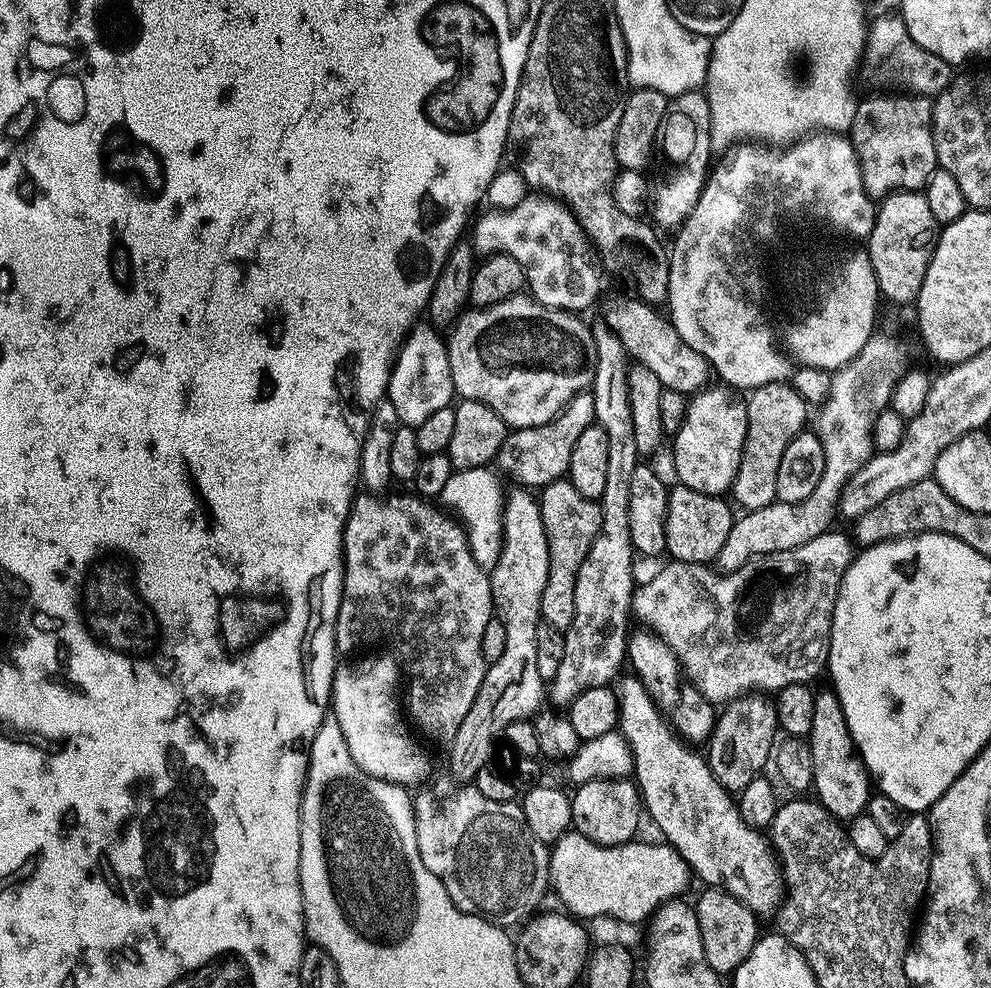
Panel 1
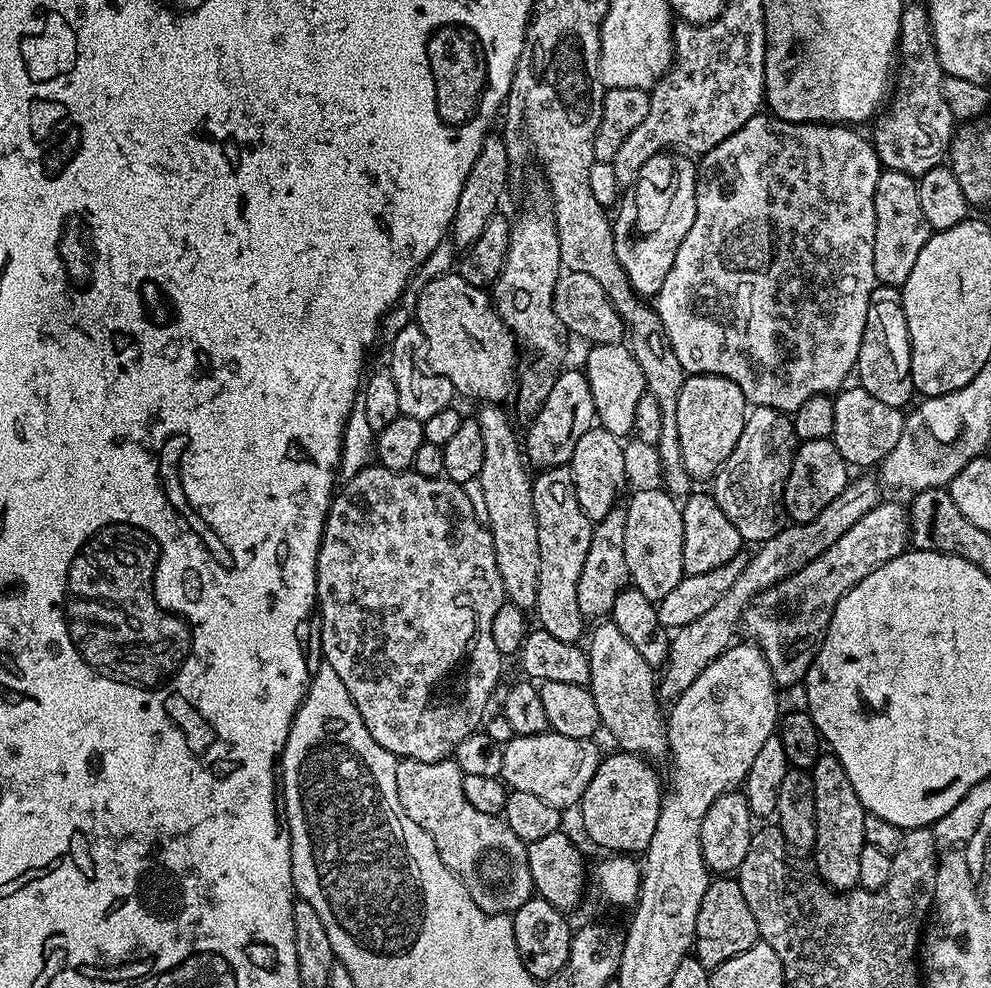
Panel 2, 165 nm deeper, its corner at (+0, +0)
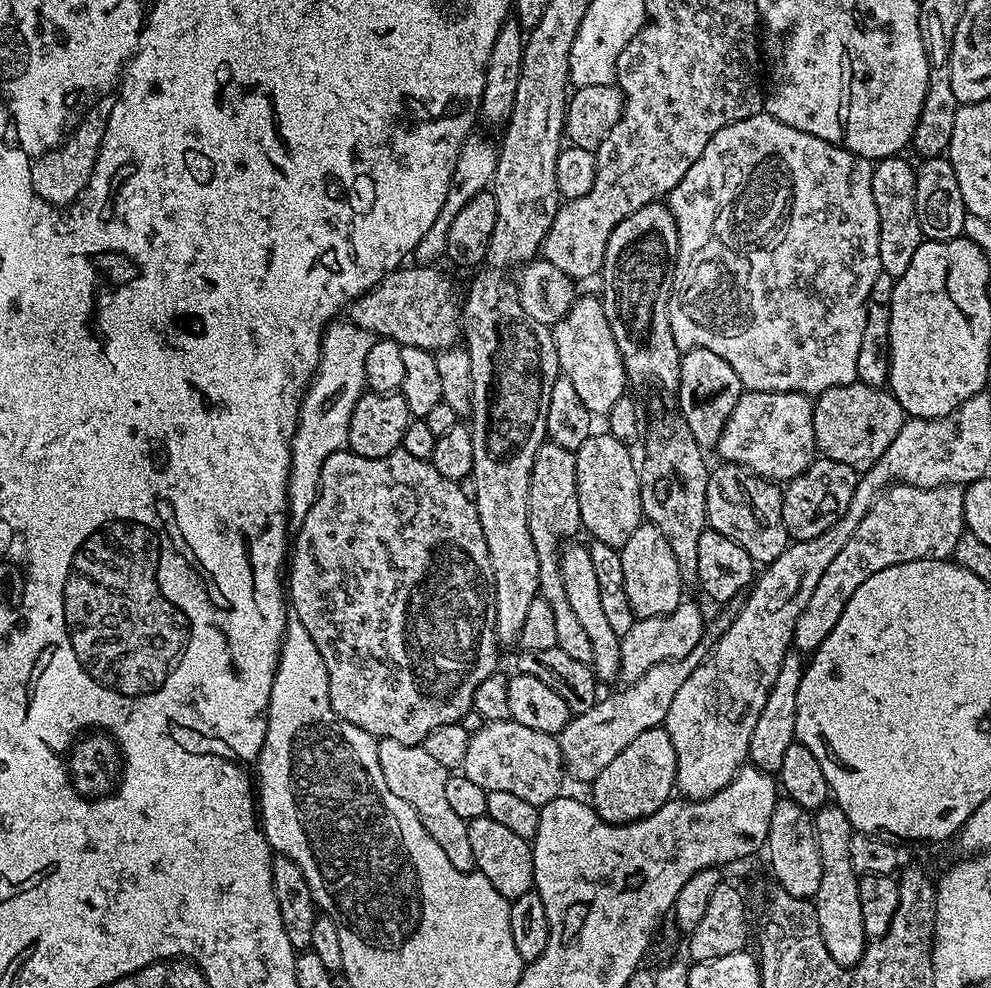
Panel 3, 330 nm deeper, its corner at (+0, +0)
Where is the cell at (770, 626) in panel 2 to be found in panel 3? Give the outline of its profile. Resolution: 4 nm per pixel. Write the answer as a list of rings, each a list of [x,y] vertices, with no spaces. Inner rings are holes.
[[[893,483],[885,488],[872,501],[862,522],[858,522],[858,530],[854,530],[850,542],[838,550],[838,558],[826,566],[826,574],[822,574],[818,586],[814,586],[814,594],[810,594],[810,602],[806,602],[806,610],[802,610],[792,635],[795,651],[811,654],[826,642],[826,634],[830,634],[838,618],[842,618],[846,602],[850,602],[854,590],[858,590],[866,578],[902,562],[929,558],[948,560],[955,553],[958,538],[964,531],[963,487],[947,484],[937,488],[919,488]]]

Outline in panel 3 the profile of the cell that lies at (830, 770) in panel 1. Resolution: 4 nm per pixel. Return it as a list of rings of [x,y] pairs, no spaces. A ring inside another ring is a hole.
[[[829,802],[814,812],[816,826],[816,845],[822,862],[822,882],[818,882],[818,890],[814,897],[816,905],[816,921],[822,934],[822,942],[834,958],[844,968],[851,968],[860,960],[866,947],[866,937],[862,926],[862,906],[858,902],[858,886],[860,881],[850,866],[850,838],[853,829],[842,814],[842,810]]]

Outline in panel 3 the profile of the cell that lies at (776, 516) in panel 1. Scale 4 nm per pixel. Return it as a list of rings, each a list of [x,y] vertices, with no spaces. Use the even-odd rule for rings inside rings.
[[[681,602],[670,614],[665,616],[651,616],[646,620],[637,618],[630,626],[630,630],[626,630],[626,634],[620,637],[620,663],[618,665],[618,676],[625,685],[632,684],[636,679],[646,674],[652,666],[665,664],[668,661],[681,659],[684,655],[690,654],[696,646],[698,646],[706,636],[706,617],[700,613],[700,608],[696,604],[688,604]]]

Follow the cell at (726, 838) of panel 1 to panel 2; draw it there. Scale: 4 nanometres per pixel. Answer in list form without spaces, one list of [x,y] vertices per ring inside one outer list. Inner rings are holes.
[[[604,618],[586,640],[586,651],[590,662],[590,678],[586,687],[594,694],[594,706],[598,706],[598,718],[603,731],[609,732],[625,752],[635,752],[649,762],[657,762],[669,755],[668,725],[665,709],[660,709],[662,700],[657,693],[657,677],[654,670],[626,642],[622,630],[614,626],[611,618]]]

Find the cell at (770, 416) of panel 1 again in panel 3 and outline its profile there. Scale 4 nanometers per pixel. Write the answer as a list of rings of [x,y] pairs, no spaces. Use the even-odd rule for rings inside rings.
[[[724,462],[719,466],[721,468],[713,467],[708,474],[707,527],[738,542],[738,546],[742,546],[742,550],[750,554],[753,565],[767,566],[770,562],[774,562],[774,558],[778,558],[778,554],[782,554],[782,550],[786,550],[790,543],[782,518],[784,497],[781,489],[773,481],[755,476],[740,464]]]

